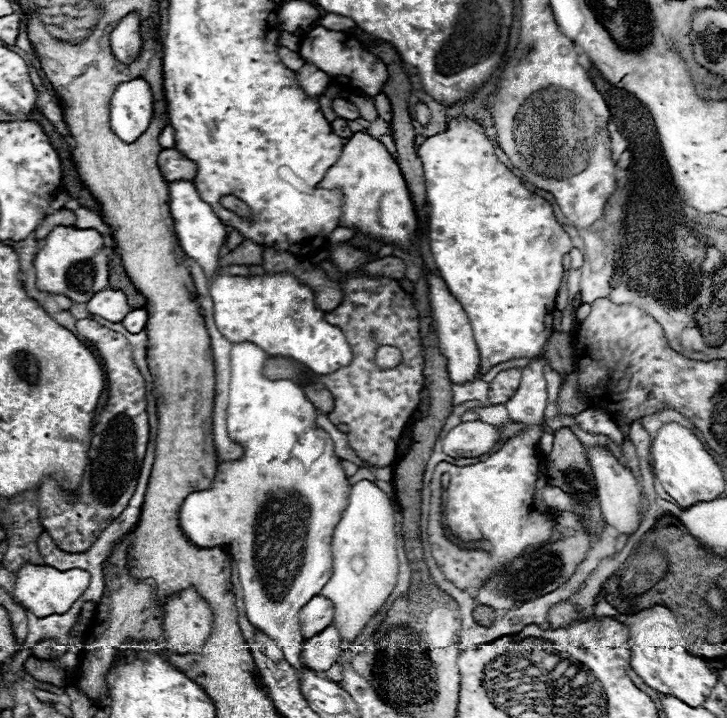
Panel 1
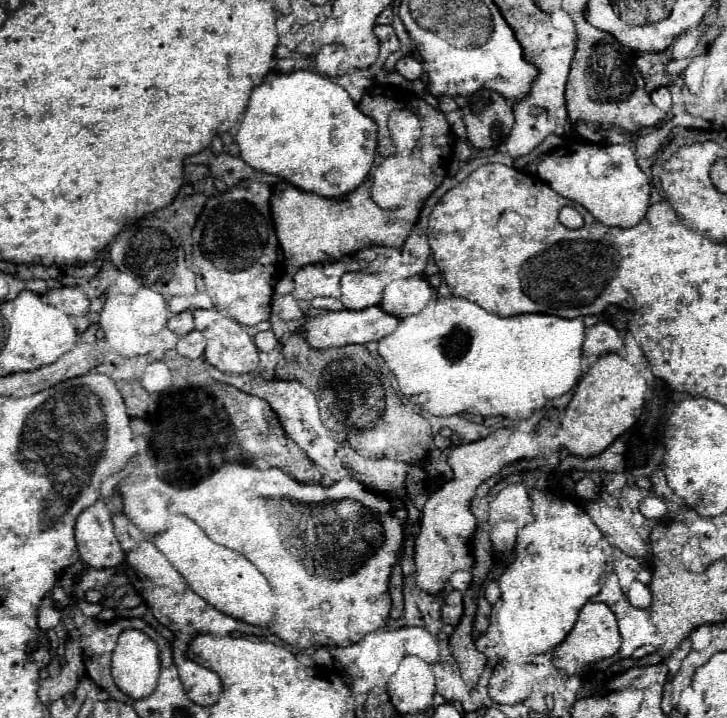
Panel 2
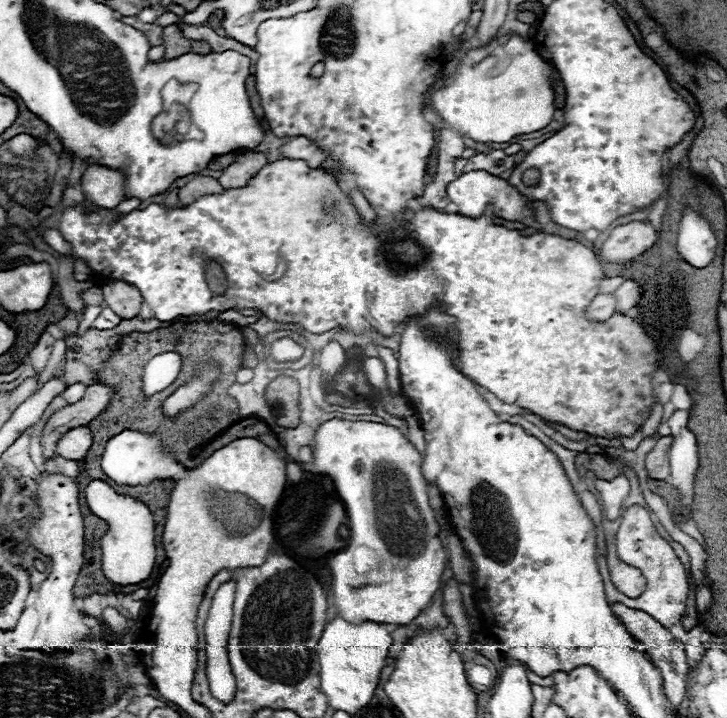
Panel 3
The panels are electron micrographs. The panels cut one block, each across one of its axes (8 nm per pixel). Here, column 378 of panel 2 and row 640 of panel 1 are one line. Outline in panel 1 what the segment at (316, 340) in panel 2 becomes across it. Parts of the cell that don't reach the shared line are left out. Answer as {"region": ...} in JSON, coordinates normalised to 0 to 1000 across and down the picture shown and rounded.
{"region":[[[451,872],[440,883],[418,894],[413,908],[413,922],[432,936],[443,936],[451,933],[465,919],[468,908],[470,908],[470,897],[465,877],[459,872]]]}

